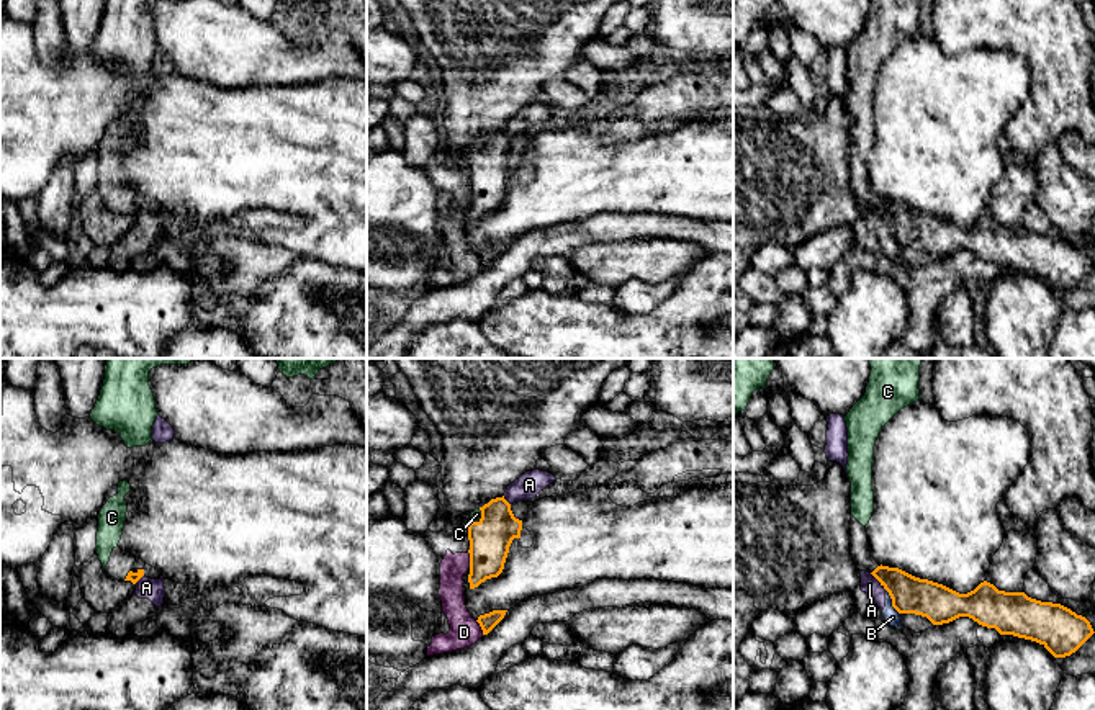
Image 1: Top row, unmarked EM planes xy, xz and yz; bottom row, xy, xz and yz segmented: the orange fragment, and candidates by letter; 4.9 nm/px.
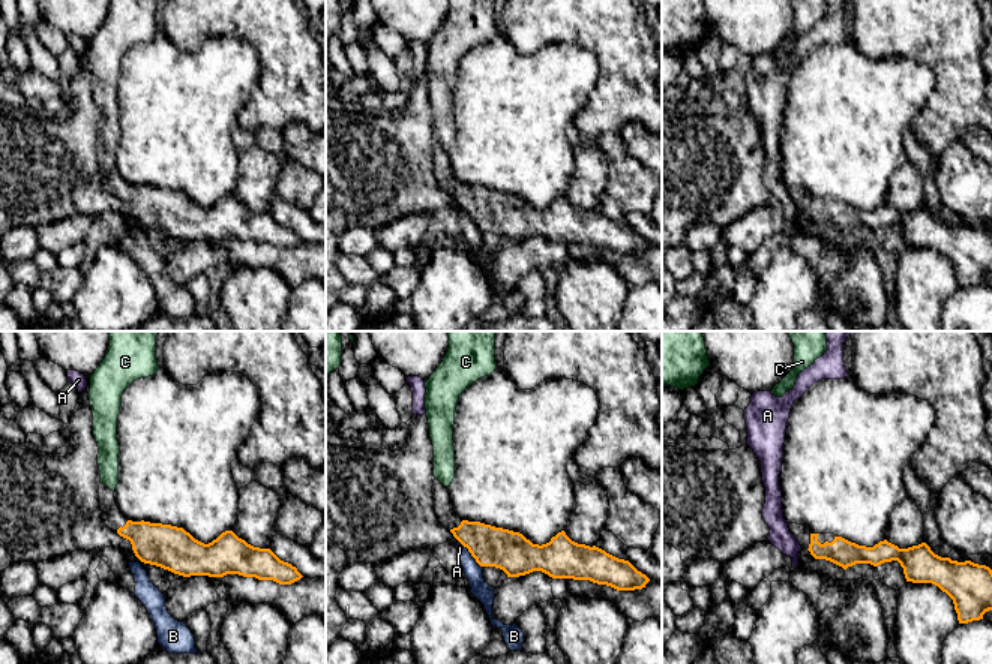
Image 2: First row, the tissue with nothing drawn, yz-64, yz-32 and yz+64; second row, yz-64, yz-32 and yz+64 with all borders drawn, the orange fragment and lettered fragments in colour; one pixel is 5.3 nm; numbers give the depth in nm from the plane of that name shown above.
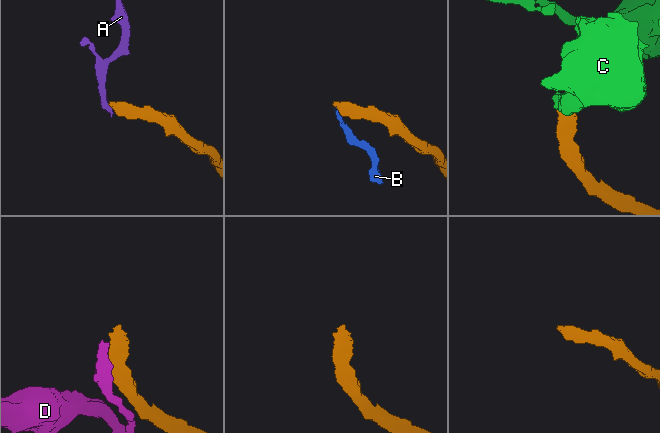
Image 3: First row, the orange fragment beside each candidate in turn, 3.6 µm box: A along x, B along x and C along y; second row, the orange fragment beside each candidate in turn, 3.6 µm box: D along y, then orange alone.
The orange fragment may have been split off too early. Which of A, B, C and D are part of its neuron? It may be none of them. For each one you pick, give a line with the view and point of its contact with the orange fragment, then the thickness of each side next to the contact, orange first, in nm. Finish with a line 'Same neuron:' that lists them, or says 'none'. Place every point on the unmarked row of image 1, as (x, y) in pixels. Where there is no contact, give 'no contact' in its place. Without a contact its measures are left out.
C: meets orange in xz at (482, 148); 200 nm thick on the orange side, 50 nm on the other
Same neuron: C

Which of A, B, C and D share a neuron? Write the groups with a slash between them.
A B / C / D

